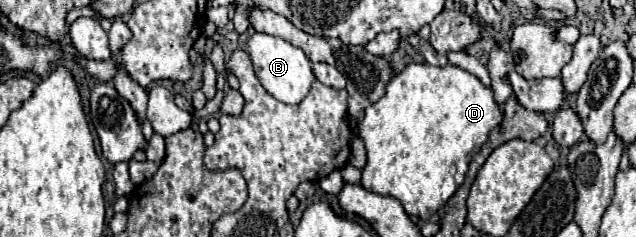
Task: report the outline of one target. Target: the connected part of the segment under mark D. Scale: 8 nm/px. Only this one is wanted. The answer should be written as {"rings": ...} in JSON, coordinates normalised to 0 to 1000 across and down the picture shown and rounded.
{"rings":[[[645,266],[616,325],[607,367],[607,401],[579,451],[575,494],[563,519],[563,578],[575,612],[579,688],[569,713],[569,789],[623,831],[642,907],[676,924],[726,781],[736,722],[736,688],[745,637],[764,603],[770,553],[792,502],[789,451],[777,418],[774,367],[755,350],[755,333],[717,274],[679,283],[673,266]]]}

